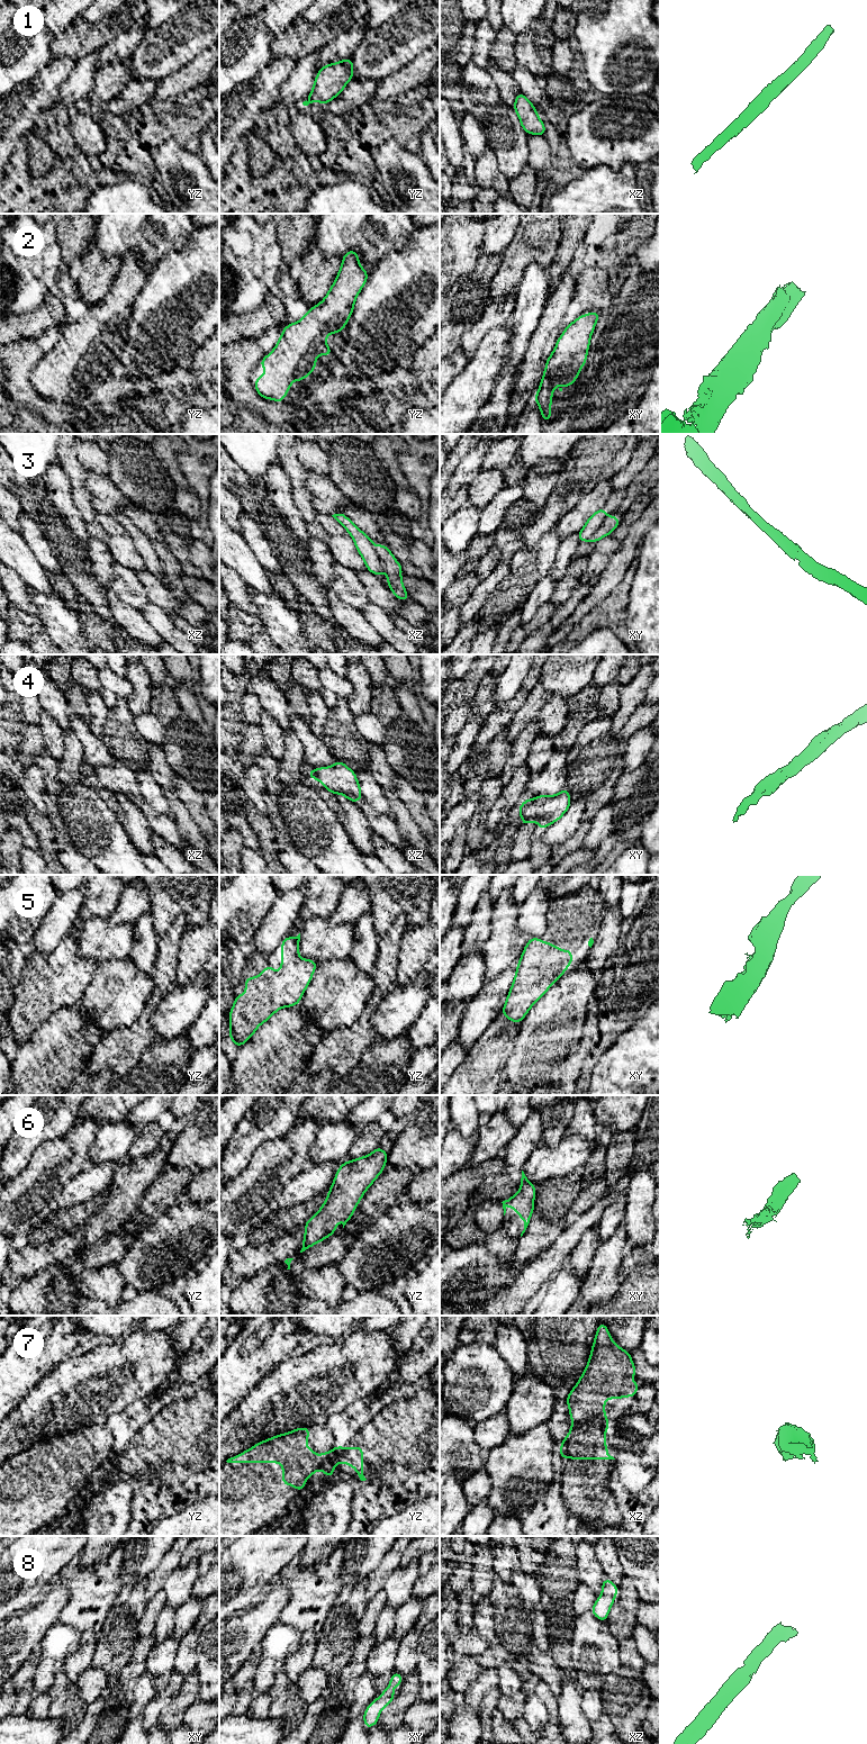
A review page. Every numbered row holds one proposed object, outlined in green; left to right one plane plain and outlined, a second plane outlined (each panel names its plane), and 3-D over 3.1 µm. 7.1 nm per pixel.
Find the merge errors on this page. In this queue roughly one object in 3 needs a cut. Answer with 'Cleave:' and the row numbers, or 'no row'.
Cleave: 3, 7

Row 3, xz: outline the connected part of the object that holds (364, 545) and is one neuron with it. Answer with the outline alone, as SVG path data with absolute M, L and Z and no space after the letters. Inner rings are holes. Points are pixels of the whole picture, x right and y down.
M334 514L332 515L351 535L354 541L354 545L362 557L367 569L374 575L379 576L380 571L383 571L381 560L377 554L377 551L373 546L373 541L362 532L353 522L344 514Z

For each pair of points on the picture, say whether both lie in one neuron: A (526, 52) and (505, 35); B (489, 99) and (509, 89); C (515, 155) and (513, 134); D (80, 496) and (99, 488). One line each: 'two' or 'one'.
A: two
B: two
C: one
D: two

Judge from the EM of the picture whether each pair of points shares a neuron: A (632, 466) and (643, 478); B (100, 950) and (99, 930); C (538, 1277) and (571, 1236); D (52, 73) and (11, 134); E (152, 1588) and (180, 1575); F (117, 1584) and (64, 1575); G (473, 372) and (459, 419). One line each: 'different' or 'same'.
A: different
B: same
C: same
D: same
E: different
F: same
G: same

